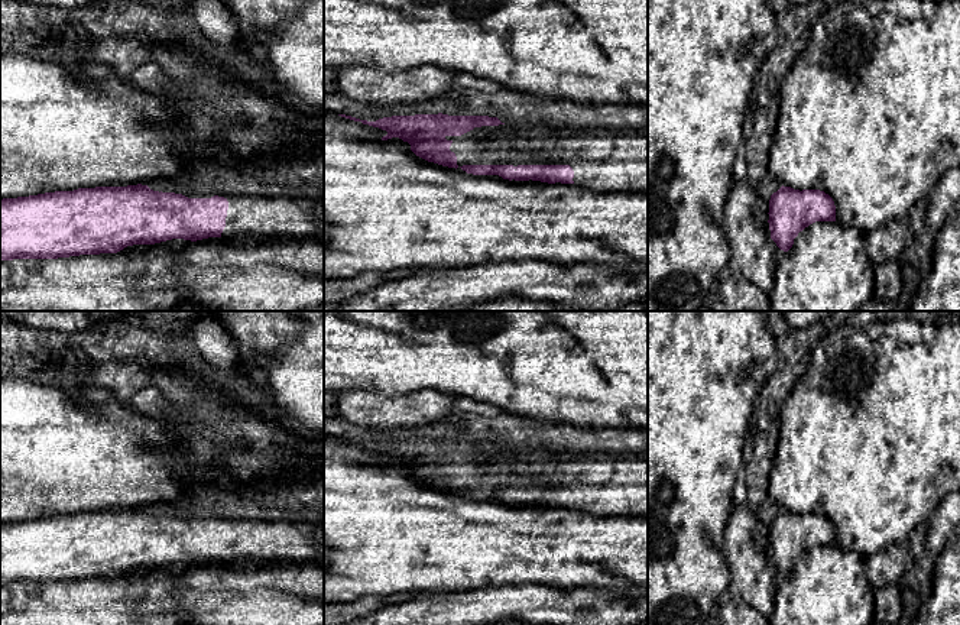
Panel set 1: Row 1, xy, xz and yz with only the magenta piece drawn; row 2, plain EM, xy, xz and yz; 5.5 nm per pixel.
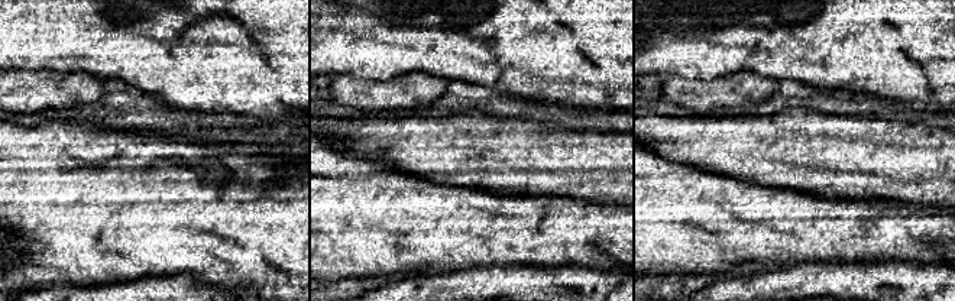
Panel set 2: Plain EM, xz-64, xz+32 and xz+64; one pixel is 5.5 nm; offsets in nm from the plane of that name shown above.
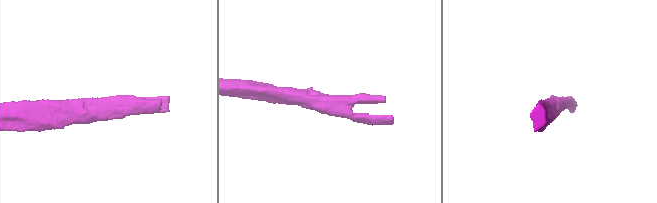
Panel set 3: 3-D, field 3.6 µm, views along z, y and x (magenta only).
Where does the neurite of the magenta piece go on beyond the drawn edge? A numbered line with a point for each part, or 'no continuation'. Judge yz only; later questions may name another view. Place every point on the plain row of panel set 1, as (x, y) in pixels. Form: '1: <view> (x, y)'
no continuation

